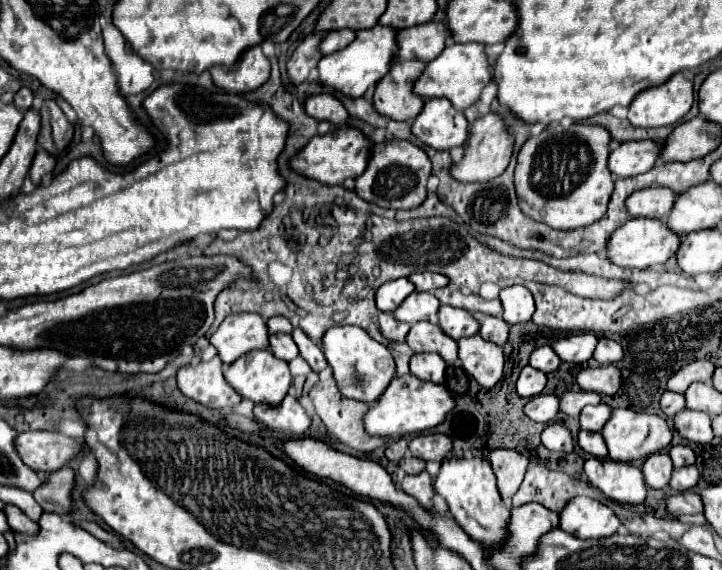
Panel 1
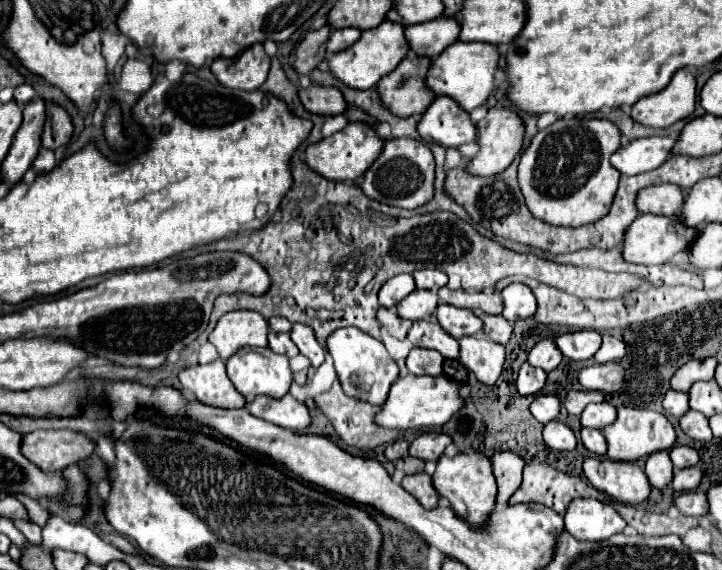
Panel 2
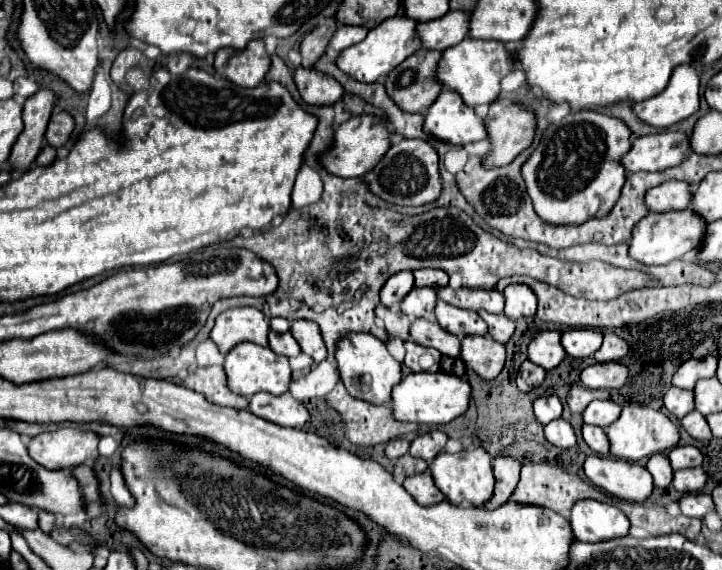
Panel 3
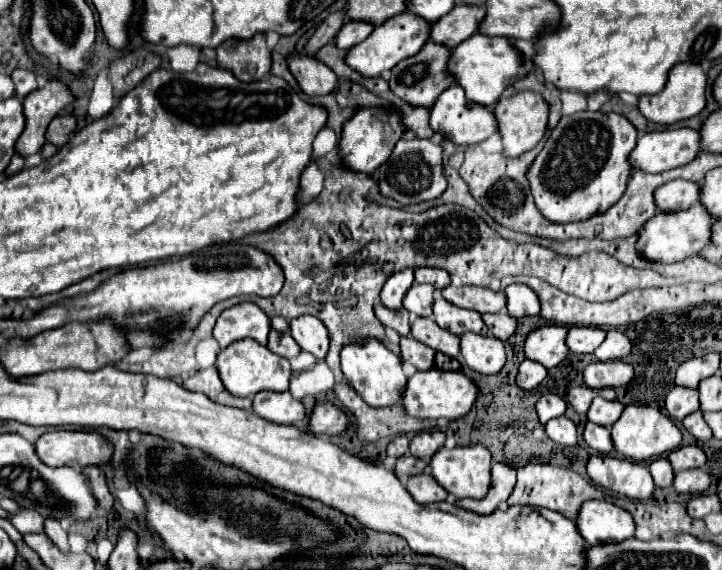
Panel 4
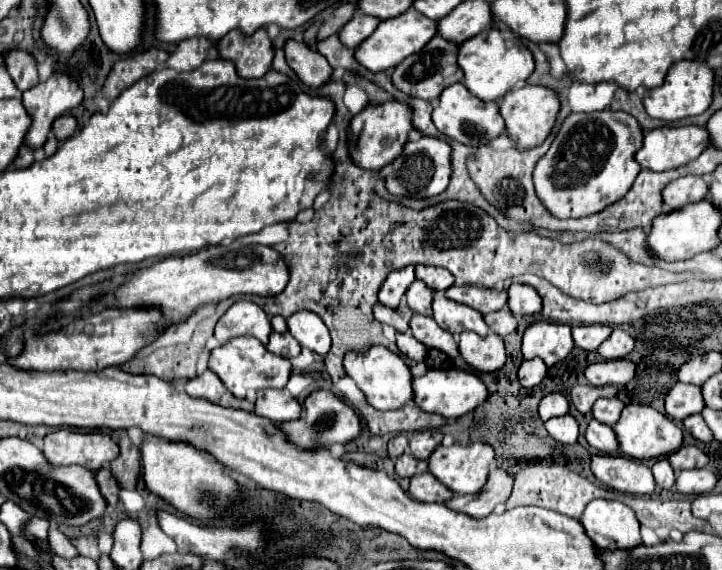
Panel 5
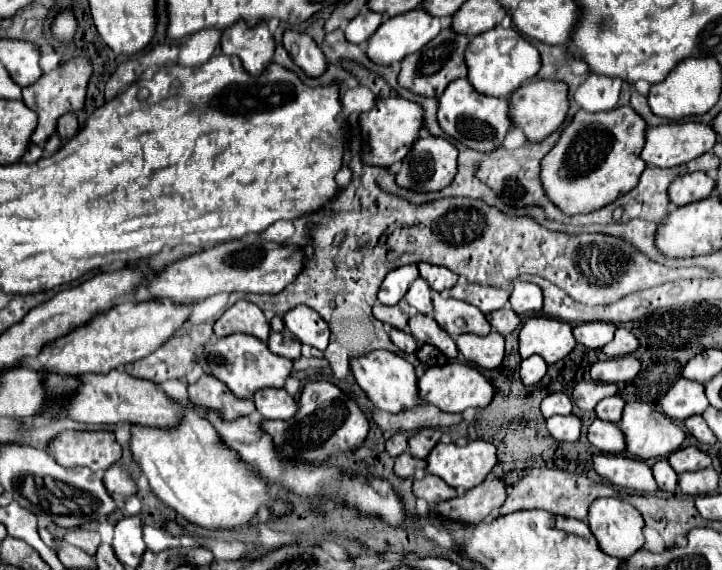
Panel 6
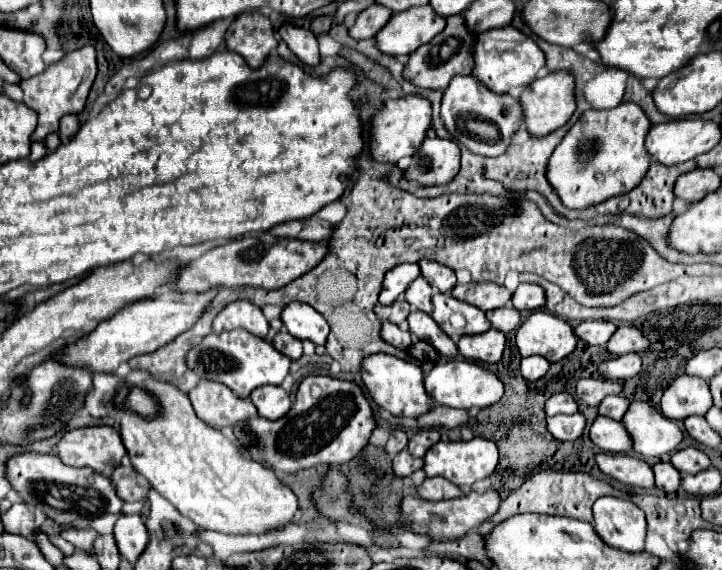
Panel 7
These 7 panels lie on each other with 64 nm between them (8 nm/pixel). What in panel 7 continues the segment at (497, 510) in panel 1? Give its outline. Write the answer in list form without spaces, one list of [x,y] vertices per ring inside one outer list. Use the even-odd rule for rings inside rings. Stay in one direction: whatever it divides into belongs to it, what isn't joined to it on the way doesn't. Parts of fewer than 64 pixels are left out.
[[[472,438],[468,442],[436,442],[428,454],[424,456],[424,472],[428,478],[432,476],[442,476],[446,480],[450,480],[452,484],[460,486],[460,488],[468,488],[472,486],[476,480],[480,478],[488,478],[494,468],[498,464],[498,448],[492,440],[486,440],[486,438]]]

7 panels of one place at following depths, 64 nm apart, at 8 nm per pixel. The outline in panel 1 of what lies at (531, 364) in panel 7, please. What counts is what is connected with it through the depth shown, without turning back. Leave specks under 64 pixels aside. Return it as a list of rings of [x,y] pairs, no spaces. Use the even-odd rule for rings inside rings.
[[[524,366],[516,386],[518,386],[518,394],[524,398],[538,396],[542,392],[542,388],[546,386],[546,374],[532,368],[532,366]]]

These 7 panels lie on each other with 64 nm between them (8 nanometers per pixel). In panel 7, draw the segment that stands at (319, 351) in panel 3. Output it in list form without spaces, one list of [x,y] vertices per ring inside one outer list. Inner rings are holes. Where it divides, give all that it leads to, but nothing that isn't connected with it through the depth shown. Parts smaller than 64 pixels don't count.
[[[290,302],[282,310],[282,322],[288,332],[300,340],[312,340],[318,346],[326,342],[328,336],[328,322],[320,312],[304,302]]]

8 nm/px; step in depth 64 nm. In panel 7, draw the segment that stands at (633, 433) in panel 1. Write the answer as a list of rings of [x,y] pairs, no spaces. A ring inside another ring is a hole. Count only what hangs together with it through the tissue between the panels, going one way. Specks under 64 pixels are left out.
[[[632,402],[622,422],[632,436],[634,452],[642,456],[664,456],[666,452],[674,452],[682,442],[682,430],[678,424],[648,402]]]

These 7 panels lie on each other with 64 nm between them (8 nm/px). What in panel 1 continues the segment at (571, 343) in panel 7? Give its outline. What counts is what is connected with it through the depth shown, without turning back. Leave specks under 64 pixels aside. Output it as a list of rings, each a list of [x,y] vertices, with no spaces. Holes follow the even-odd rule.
[[[540,346],[530,354],[530,366],[536,370],[542,370],[544,374],[550,374],[554,370],[558,370],[560,366],[560,358],[558,354],[552,350],[552,346]]]

